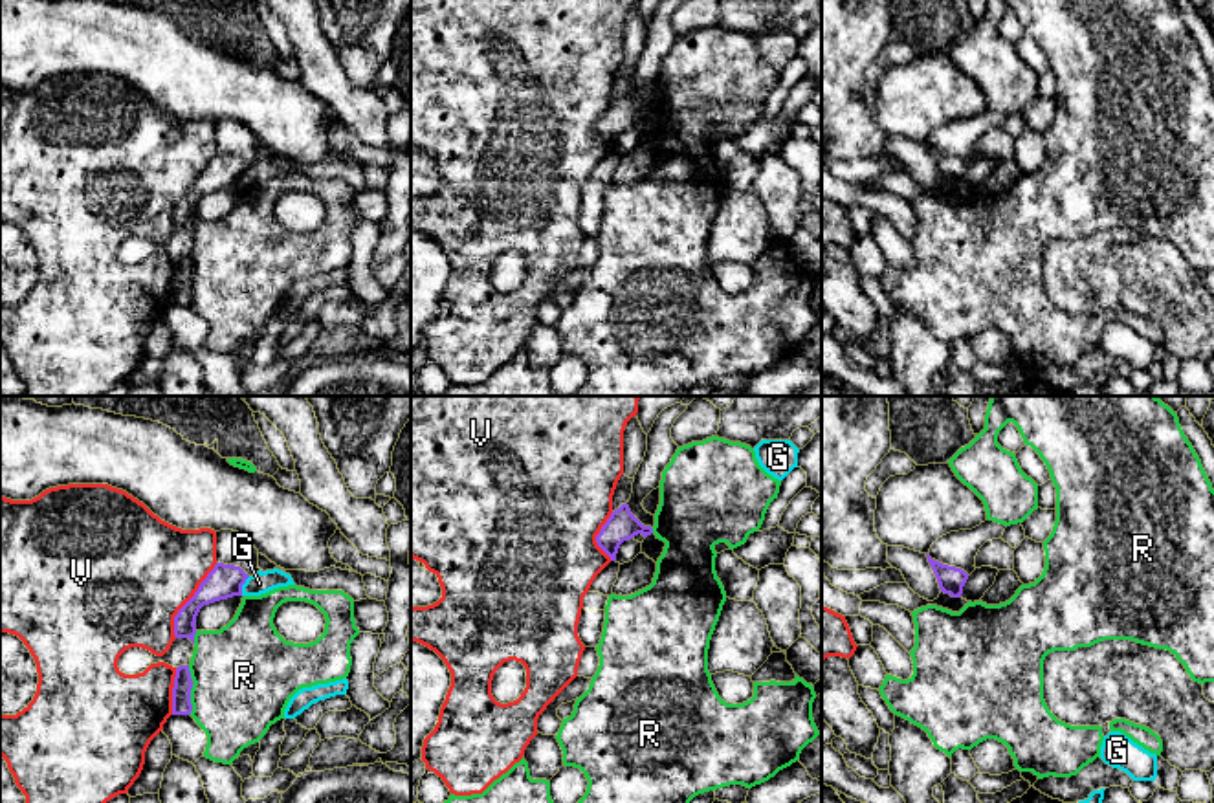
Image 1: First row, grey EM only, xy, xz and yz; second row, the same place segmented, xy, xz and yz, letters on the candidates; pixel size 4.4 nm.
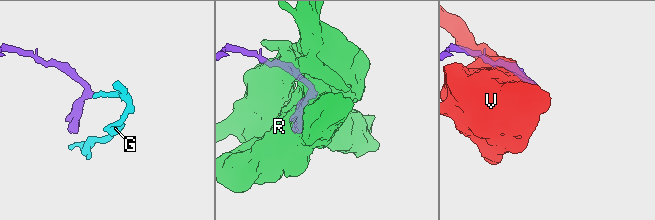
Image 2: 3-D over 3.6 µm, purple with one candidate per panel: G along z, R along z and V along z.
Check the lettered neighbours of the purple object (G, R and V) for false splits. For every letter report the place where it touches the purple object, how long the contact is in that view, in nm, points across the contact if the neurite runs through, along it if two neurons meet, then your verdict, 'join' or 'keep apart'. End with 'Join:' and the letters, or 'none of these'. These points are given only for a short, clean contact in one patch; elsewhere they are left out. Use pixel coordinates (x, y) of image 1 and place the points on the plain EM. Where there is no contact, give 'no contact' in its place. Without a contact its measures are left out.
G: xy (242, 173) | 100 nm | along xy (250, 165), (241, 184) | keep apart
R: xy (191, 277) | 220 nm | keep apart
V: xy (189, 189) | 380 nm | keep apart
Join: none of these

